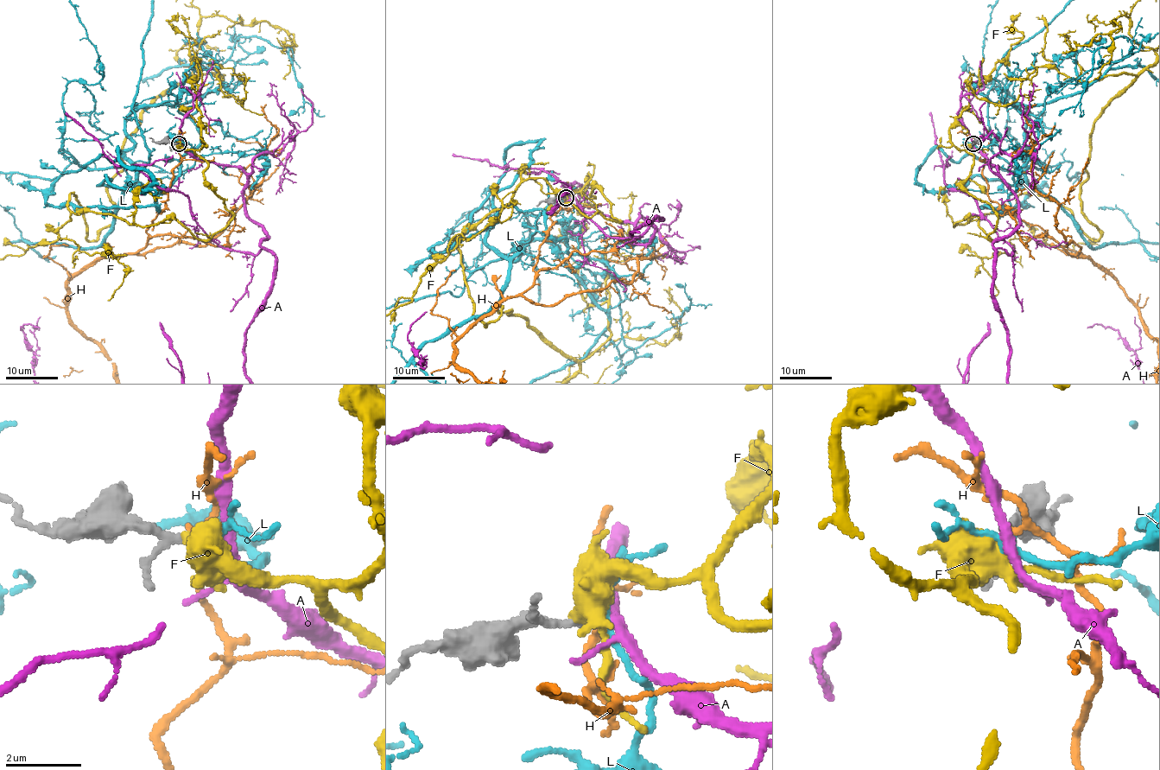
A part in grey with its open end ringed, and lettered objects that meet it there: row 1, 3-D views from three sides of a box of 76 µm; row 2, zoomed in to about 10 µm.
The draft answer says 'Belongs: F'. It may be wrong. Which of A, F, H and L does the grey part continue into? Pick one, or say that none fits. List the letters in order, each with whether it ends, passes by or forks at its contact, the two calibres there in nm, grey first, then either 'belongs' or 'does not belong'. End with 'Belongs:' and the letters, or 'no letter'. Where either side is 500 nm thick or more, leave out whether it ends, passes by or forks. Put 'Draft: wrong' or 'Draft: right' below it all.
A: it passes by | 170/140 nm | does not belong
F: it passes by | 180/440 nm | does not belong
H: it passes by | 170/140 nm | does not belong
L: it passes by | 160/160 nm | belongs
Belongs: L
Draft: wrong

